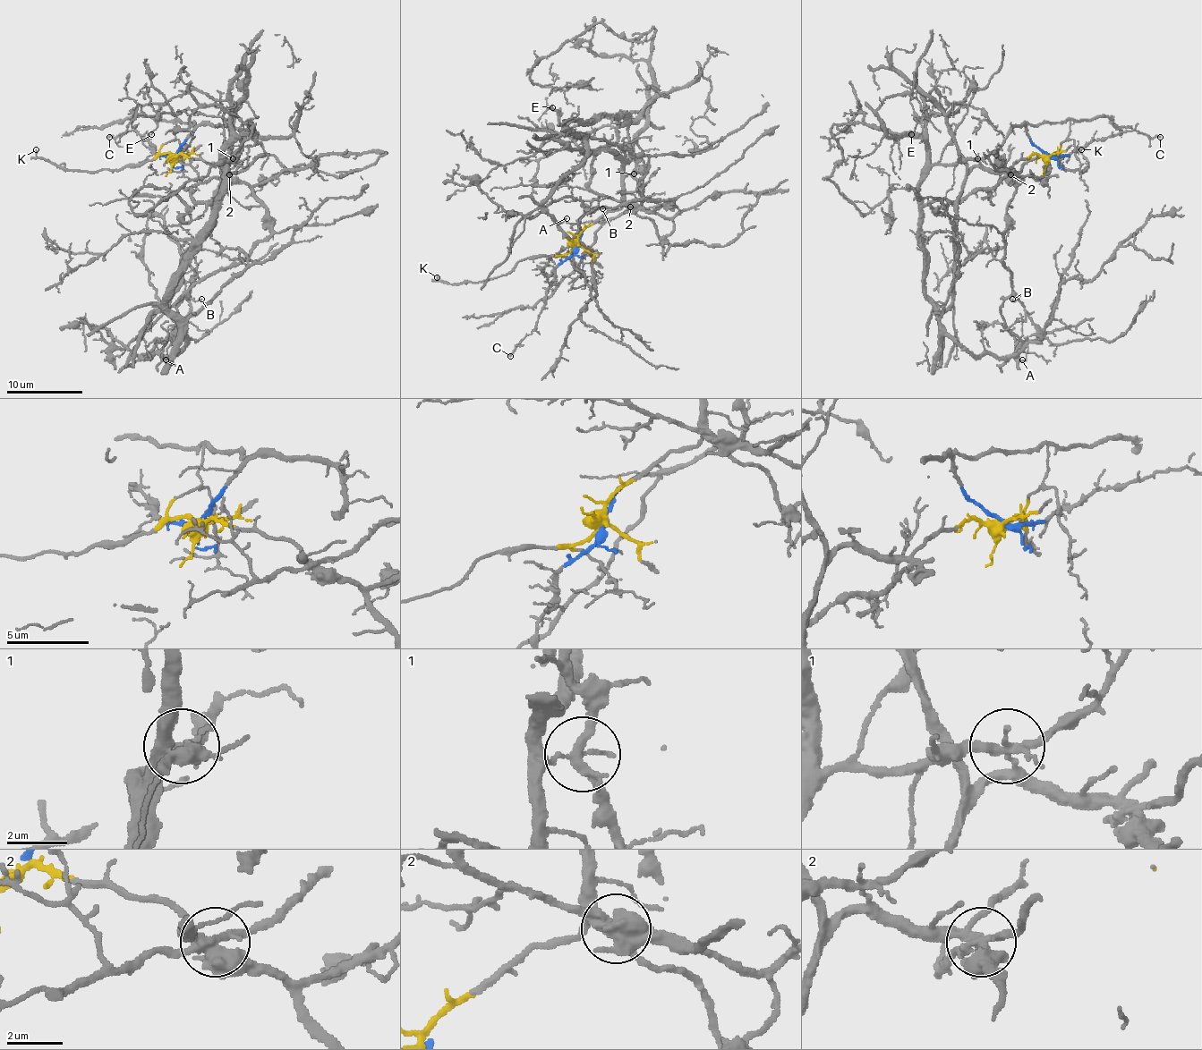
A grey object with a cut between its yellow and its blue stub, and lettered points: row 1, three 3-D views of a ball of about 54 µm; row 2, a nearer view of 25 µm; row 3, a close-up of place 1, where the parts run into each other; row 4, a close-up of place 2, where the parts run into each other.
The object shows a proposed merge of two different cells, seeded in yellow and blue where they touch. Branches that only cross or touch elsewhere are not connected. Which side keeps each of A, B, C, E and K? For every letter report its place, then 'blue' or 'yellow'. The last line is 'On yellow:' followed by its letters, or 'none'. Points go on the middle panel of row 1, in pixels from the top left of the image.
A: place (566, 218); blue
B: place (602, 208); yellow
C: place (510, 356); blue
E: place (552, 107); yellow
K: place (437, 277); yellow
On yellow: B, E, K

